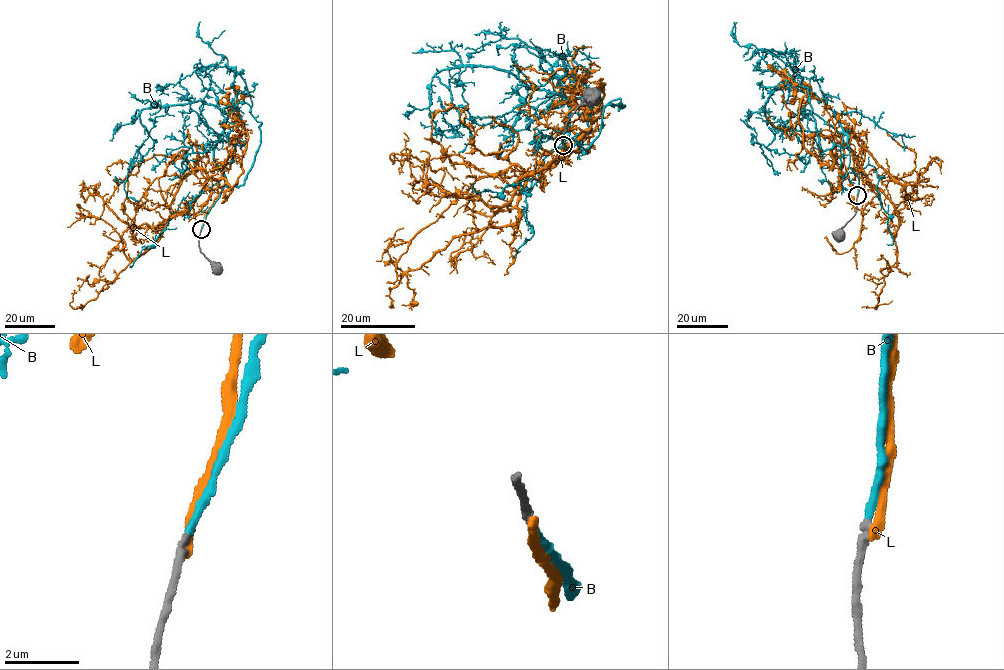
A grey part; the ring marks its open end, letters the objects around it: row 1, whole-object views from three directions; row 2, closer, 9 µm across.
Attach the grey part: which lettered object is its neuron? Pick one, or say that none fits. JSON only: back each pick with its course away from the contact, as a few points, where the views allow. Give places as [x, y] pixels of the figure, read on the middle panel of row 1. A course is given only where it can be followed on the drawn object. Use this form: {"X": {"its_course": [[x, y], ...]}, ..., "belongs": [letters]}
{"B": {"its_course": [[563, 145], [586, 149], [561, 147], [569, 102], [494, 67], [436, 73], [459, 122], [437, 130], [462, 137]]}, "belongs": ["B"]}

